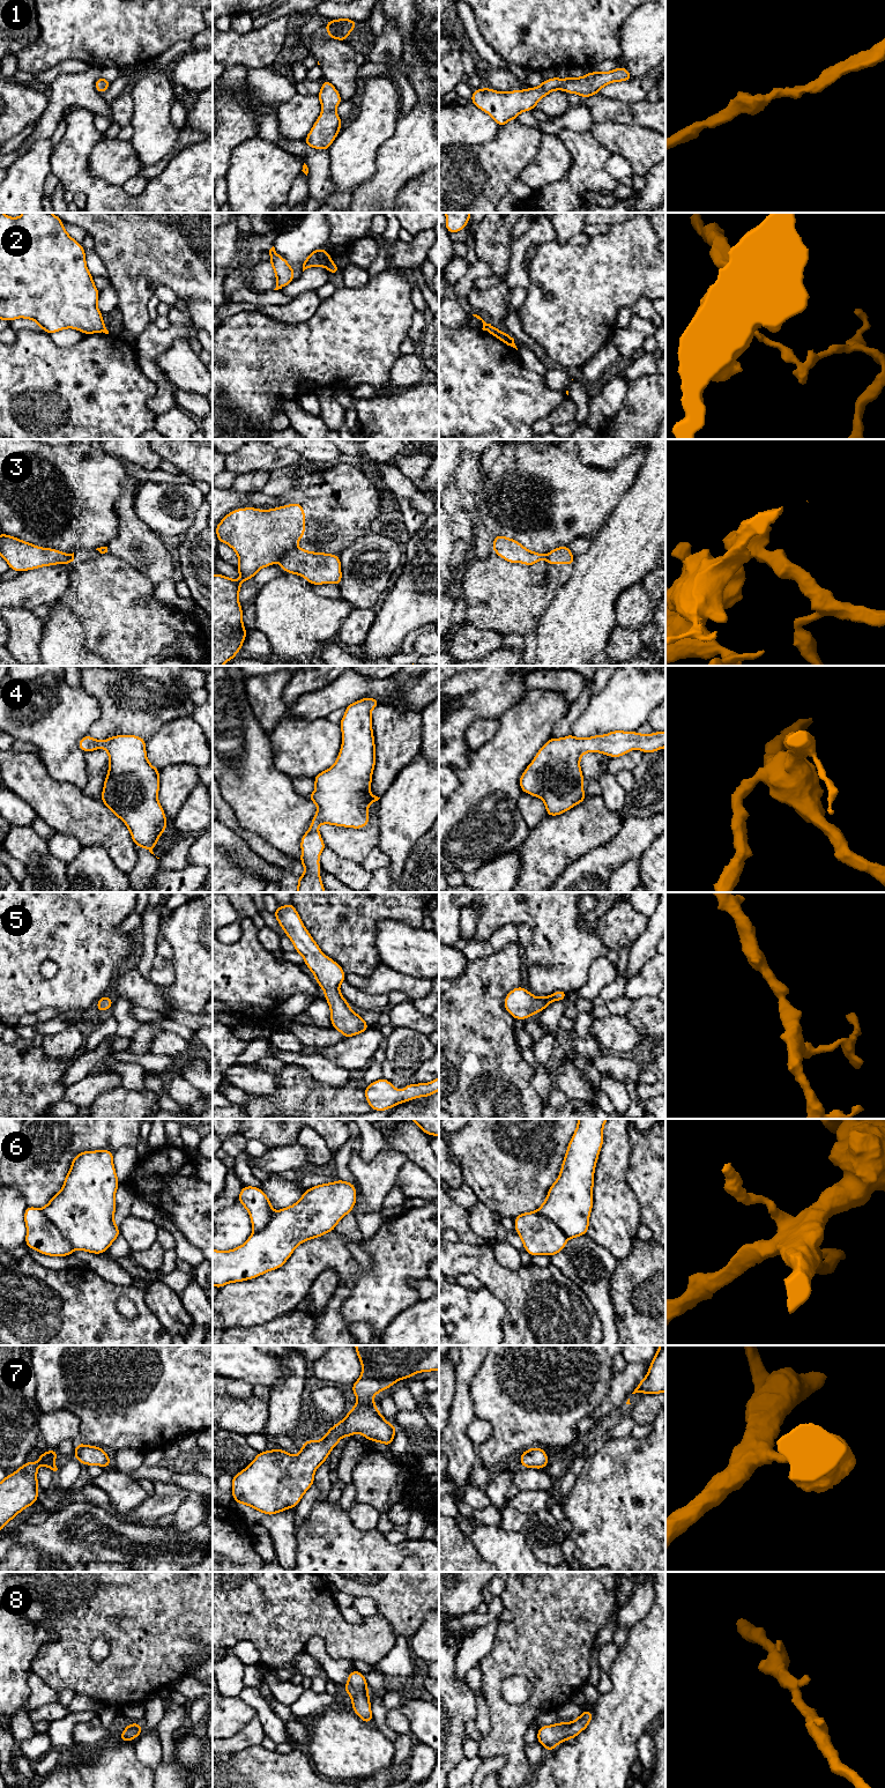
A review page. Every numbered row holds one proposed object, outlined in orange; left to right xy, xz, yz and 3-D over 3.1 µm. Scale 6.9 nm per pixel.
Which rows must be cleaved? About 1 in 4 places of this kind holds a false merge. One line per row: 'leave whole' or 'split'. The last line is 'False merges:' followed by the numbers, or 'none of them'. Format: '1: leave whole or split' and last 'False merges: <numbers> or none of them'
1: leave whole
2: split
3: split
4: leave whole
5: leave whole
6: split
7: leave whole
8: leave whole
False merges: 2, 3, 6

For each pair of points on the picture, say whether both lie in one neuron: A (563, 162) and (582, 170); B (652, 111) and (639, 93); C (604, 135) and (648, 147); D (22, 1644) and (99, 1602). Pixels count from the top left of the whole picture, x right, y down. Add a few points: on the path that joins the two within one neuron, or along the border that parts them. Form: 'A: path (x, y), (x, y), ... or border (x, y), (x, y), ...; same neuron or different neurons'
A: border (559, 139), (571, 167), (550, 183); different neurons
B: border (645, 98), (638, 102), (622, 102), (617, 99); different neurons
C: path (615, 136), (638, 145); same neuron
D: border (27, 1619), (57, 1636), (36, 1654); different neurons

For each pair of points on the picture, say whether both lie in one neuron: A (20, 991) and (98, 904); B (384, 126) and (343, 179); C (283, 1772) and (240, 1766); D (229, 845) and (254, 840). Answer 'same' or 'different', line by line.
A: same
B: same
C: same
D: different

